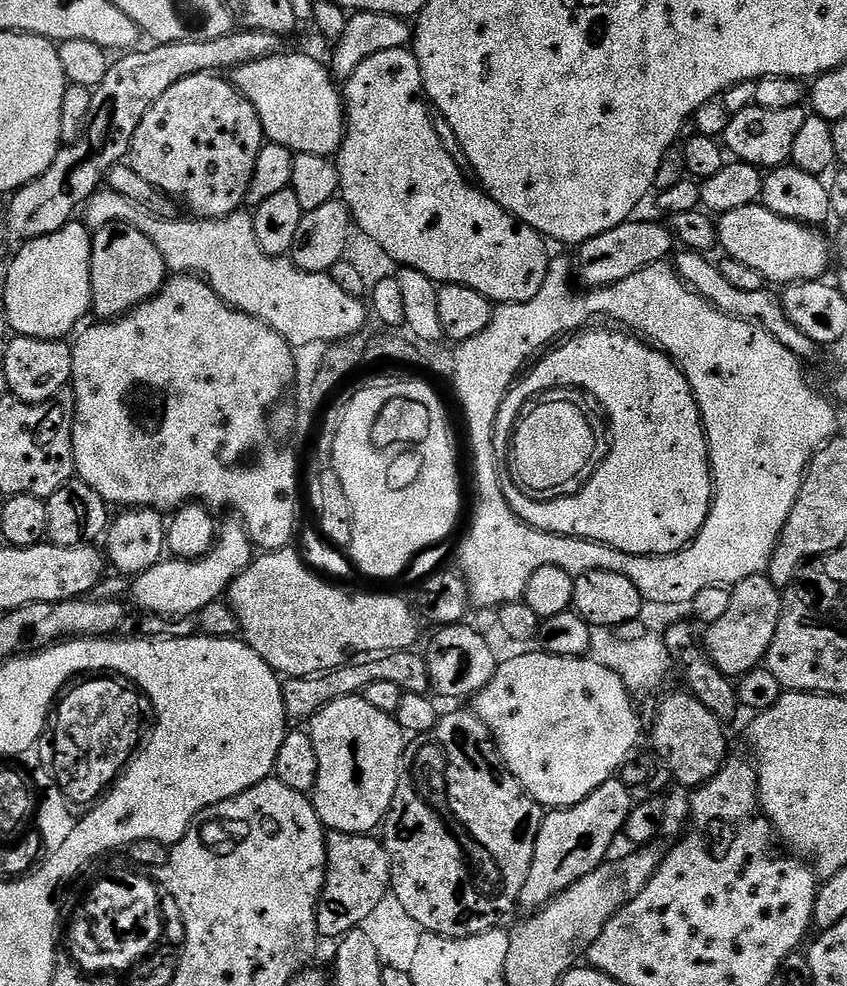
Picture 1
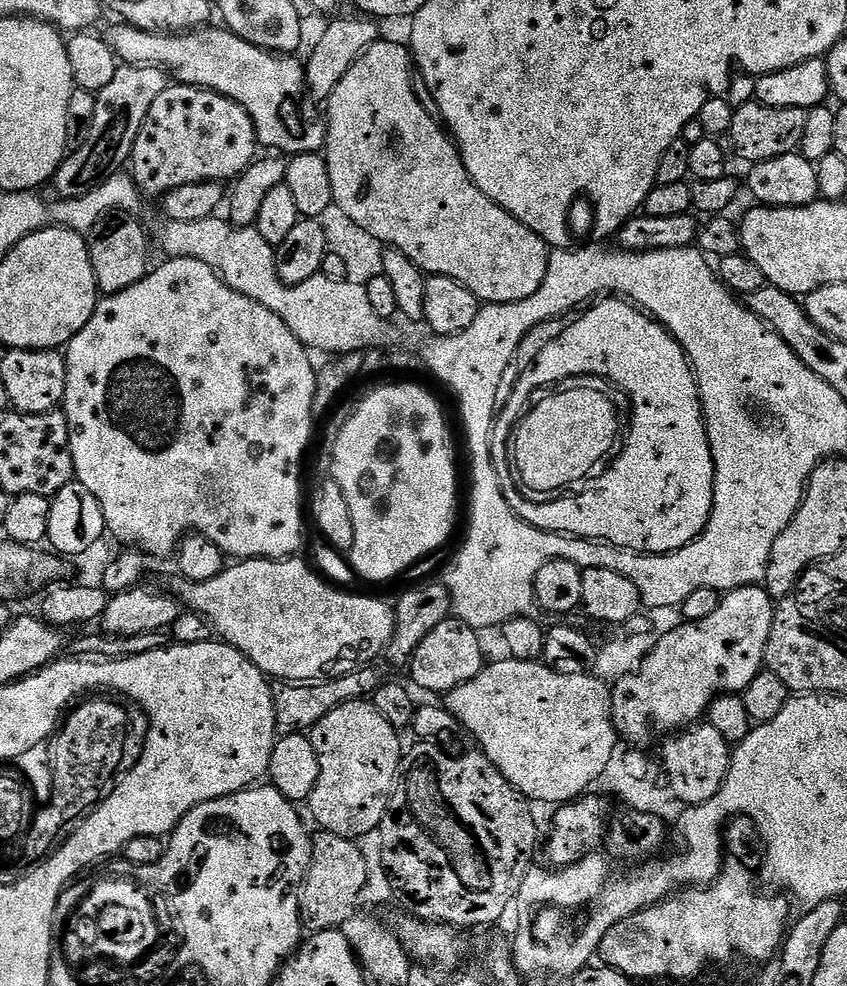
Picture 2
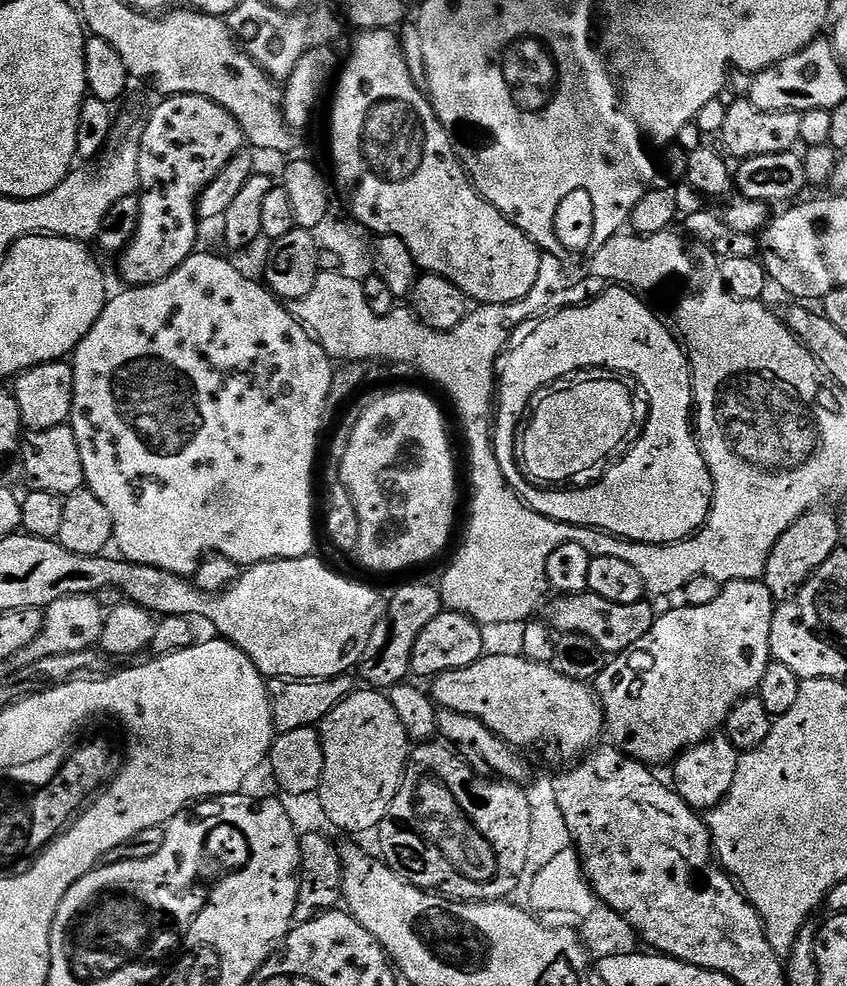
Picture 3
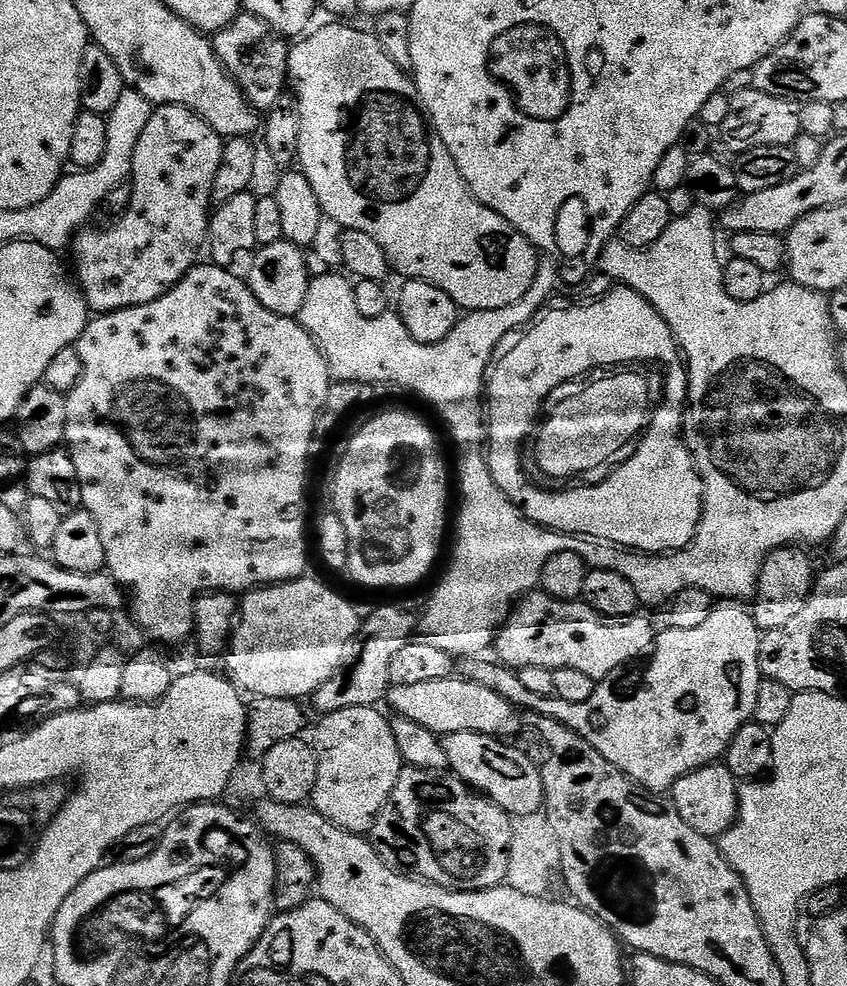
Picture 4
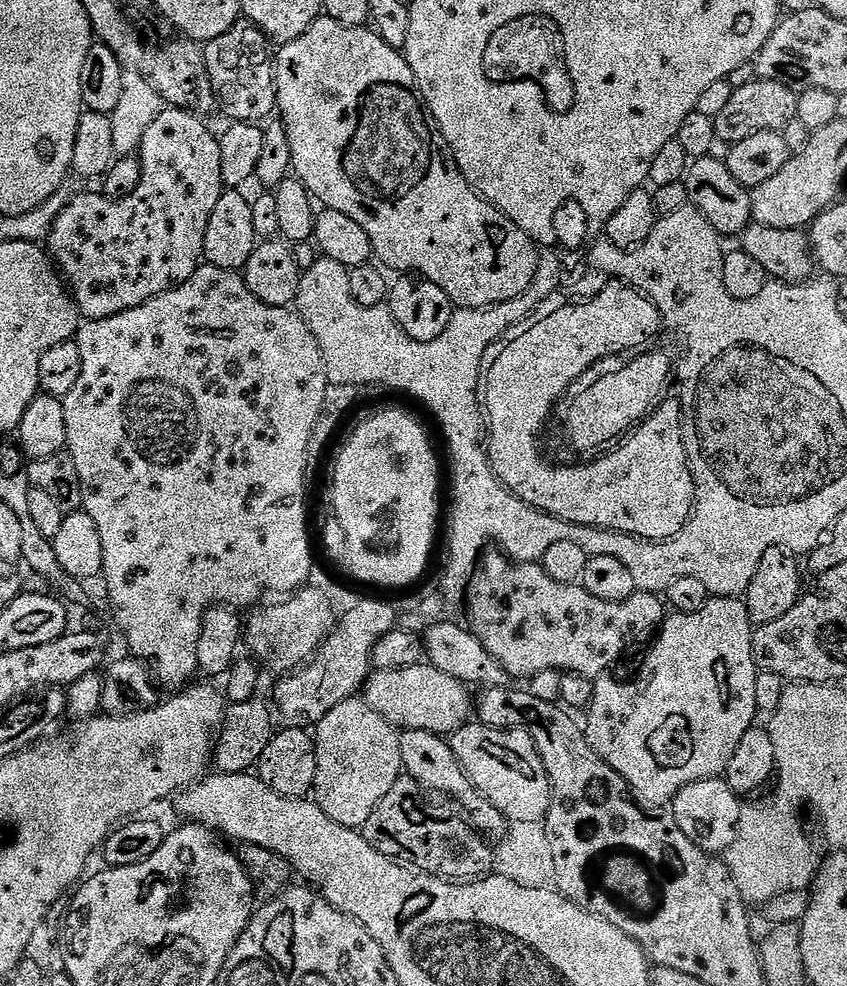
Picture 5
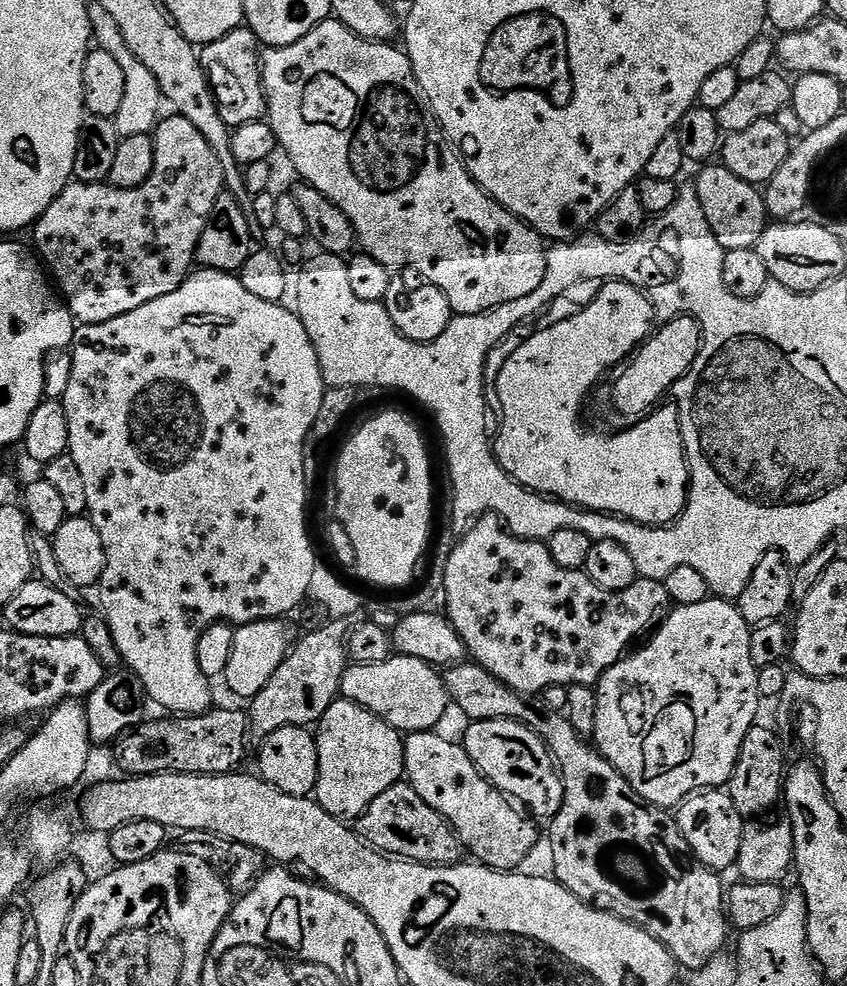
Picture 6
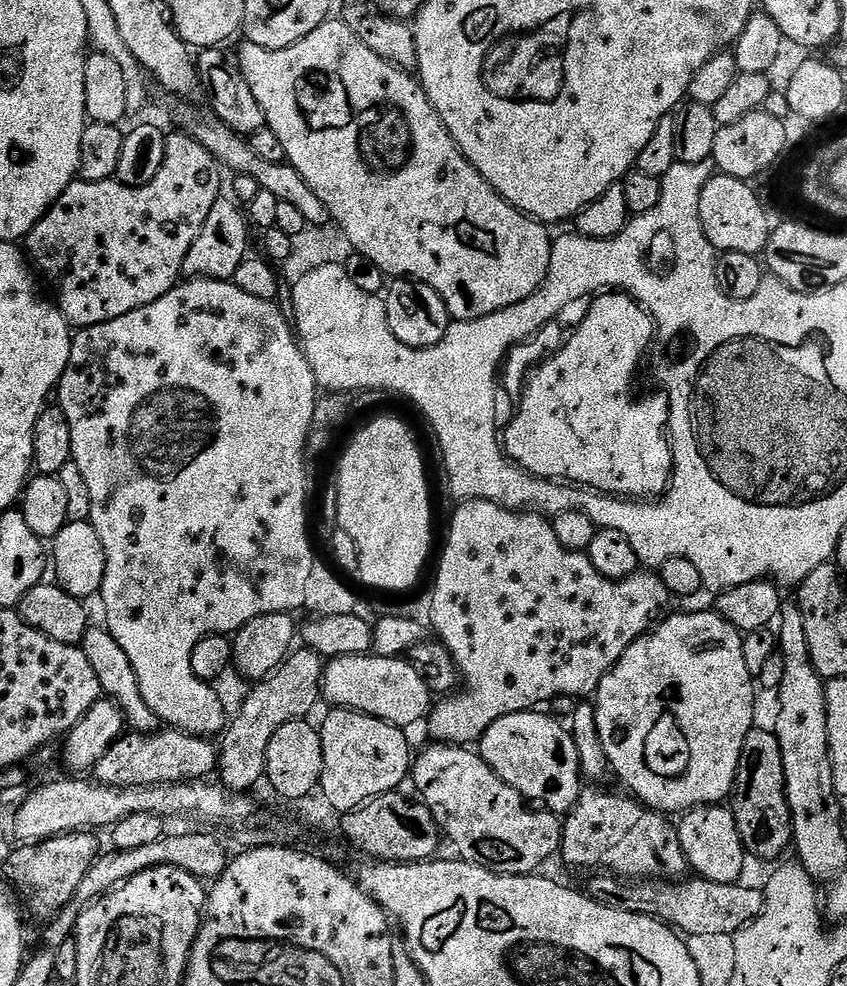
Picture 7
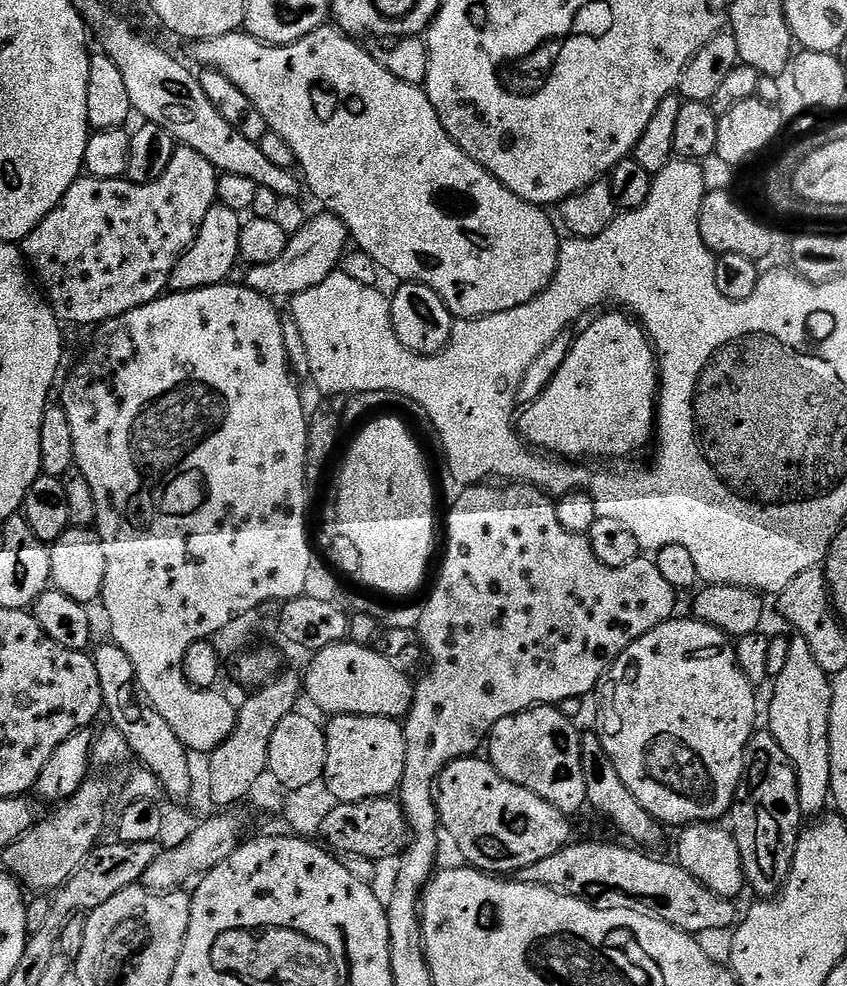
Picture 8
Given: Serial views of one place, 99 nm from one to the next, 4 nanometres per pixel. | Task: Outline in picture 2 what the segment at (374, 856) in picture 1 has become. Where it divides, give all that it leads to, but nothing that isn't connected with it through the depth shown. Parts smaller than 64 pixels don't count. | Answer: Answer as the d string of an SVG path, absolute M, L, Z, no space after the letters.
M323 830L317 833L312 836L312 861L300 893L300 915L303 923L312 927L313 933L343 929L344 923L357 915L356 899L365 895L364 887L367 882L365 859L362 858L355 839Z

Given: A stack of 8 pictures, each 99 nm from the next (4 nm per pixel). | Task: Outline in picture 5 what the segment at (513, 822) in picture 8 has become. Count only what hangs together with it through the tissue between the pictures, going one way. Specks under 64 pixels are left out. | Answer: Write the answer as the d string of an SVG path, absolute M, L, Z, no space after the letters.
M410 728L400 732L400 745L402 746L404 772L414 777L421 788L429 793L436 792L432 794L451 798L461 809L464 807L463 811L470 817L472 827L485 837L493 838L492 836L496 836L495 838L500 838L504 836L506 832L504 815L472 785L466 770L462 770L451 743L443 735Z

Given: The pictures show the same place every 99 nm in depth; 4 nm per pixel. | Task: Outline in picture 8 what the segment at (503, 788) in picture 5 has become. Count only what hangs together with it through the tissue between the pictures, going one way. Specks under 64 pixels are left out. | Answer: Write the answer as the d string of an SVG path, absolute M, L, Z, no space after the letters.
M541 706L502 718L486 737L486 756L507 780L538 794L558 811L573 814L588 803L586 778L582 778L581 733L560 711L556 706Z

